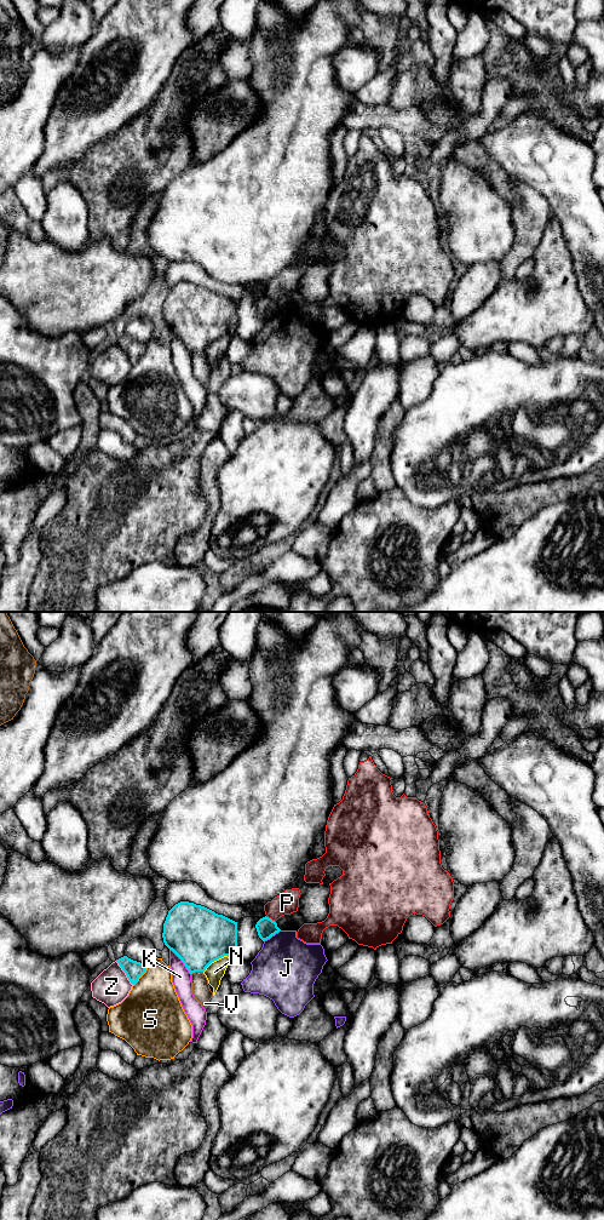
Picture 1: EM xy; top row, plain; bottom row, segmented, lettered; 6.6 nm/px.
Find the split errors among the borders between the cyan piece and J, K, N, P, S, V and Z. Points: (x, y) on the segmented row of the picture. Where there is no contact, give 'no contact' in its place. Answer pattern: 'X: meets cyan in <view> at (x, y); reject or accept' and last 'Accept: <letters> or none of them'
J: meets cyan in xy at (271, 935); reject
K: meets cyan in xy at (182, 961); reject
N: meets cyan in xy at (216, 960); reject
P: meets cyan in xy at (270, 918); reject
S: meets cyan in xy at (143, 973); reject
V: meets cyan in xy at (196, 971); reject
Z: meets cyan in xy at (125, 972); reject
Accept: none of them

